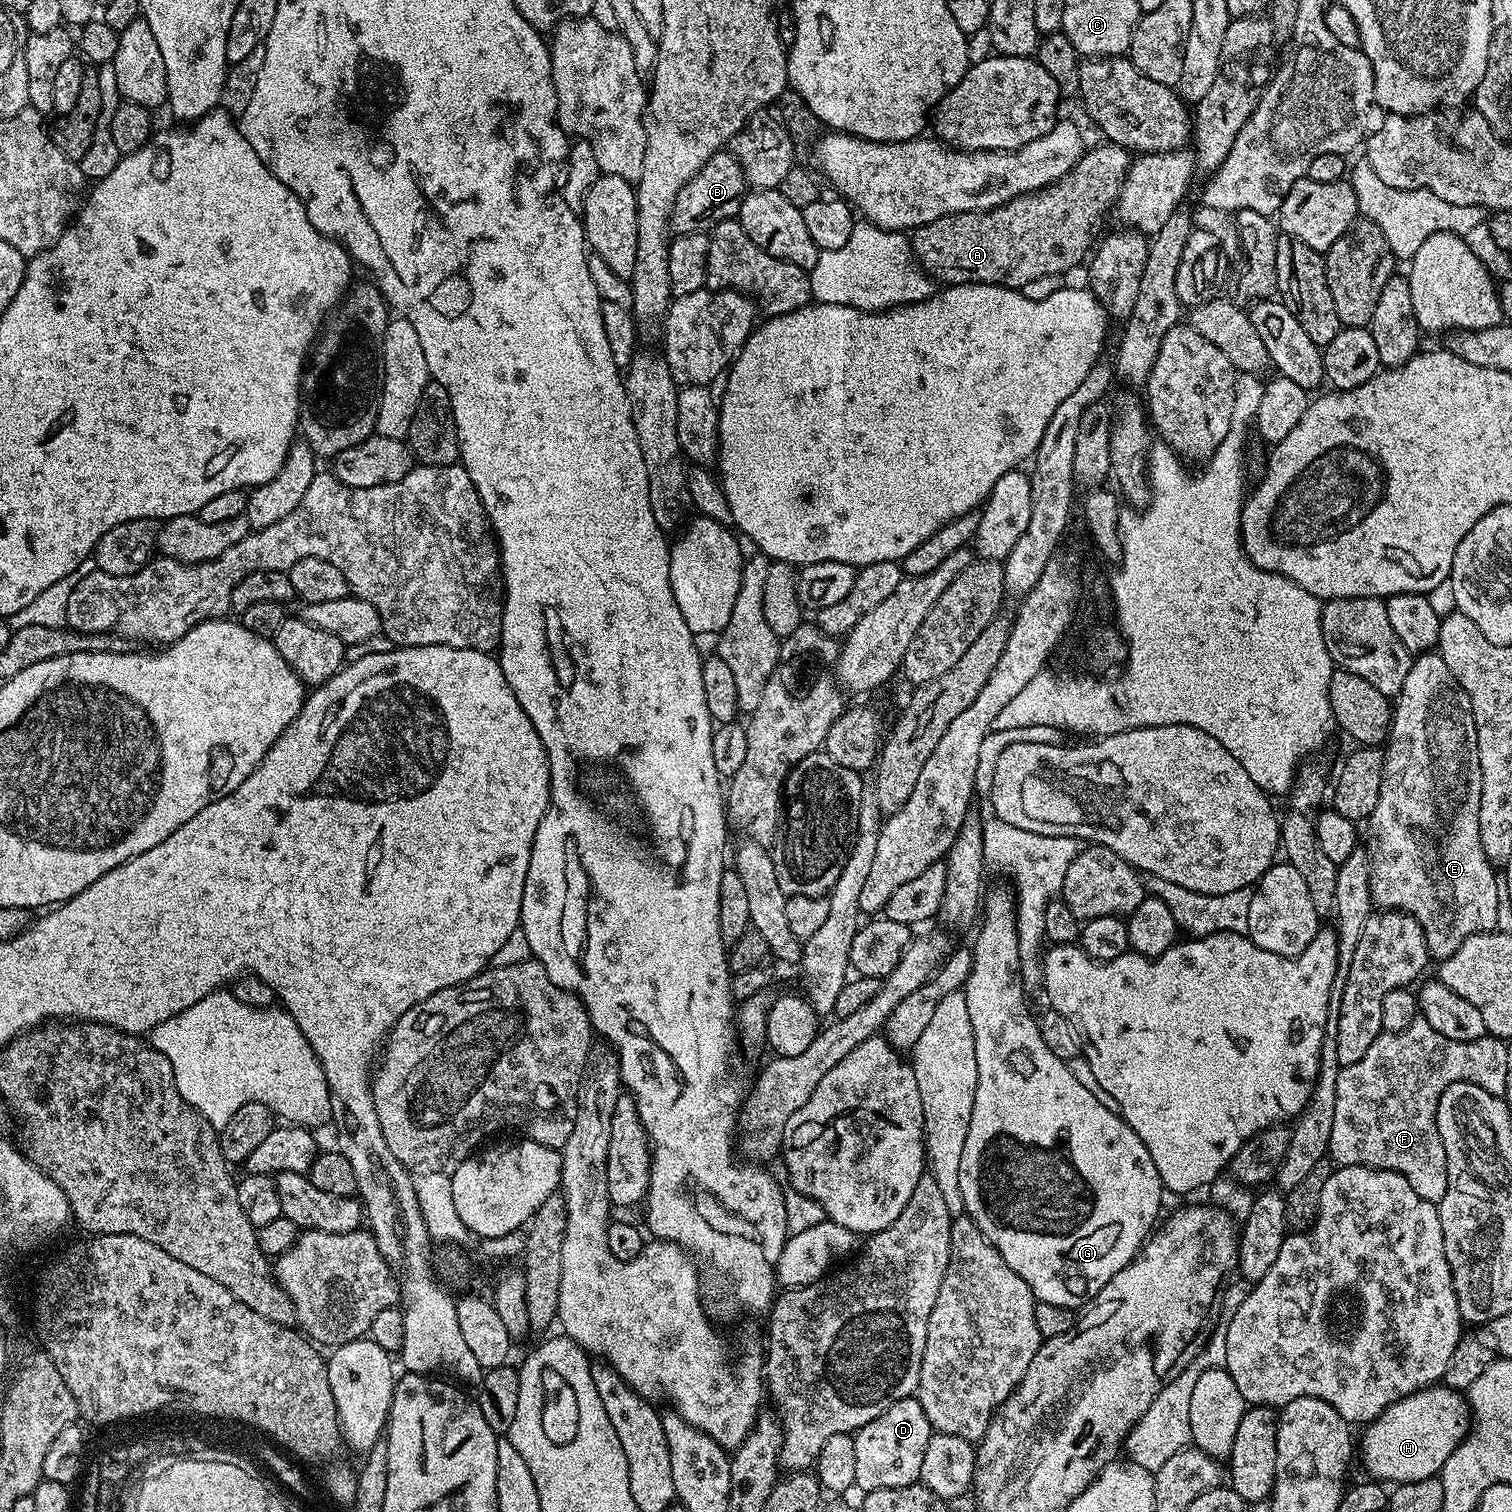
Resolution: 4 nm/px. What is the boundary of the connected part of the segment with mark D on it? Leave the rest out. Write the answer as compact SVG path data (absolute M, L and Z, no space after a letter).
M915 1395L894 1402L874 1422L866 1422L853 1435L855 1451L855 1487L861 1493L886 1490L890 1486L910 1486L917 1483L933 1429Z

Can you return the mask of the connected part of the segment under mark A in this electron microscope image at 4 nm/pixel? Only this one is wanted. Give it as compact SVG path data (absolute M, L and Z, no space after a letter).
M1100 142L1067 176L1041 192L1019 196L989 212L943 216L923 224L911 233L912 252L933 281L941 280L944 286L1001 284L1022 290L1034 278L1063 277L1093 251L1104 219L1120 199L1129 163L1129 149Z

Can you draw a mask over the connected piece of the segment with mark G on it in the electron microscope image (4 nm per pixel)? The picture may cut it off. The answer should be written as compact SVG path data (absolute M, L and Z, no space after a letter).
M996 888L991 892L992 889L982 900L982 923L979 925L979 928L981 927L980 933L976 936L976 945L971 945L970 948L972 953L972 969L968 975L968 981L964 983L962 989L966 998L966 1006L970 1009L970 1026L974 1026L974 1054L978 1058L978 1090L974 1094L974 1110L970 1114L970 1130L966 1130L966 1146L962 1149L962 1166L958 1166L958 1186L962 1190L964 1212L978 1226L978 1230L982 1230L982 1234L986 1234L986 1238L998 1250L998 1254L1002 1254L1002 1258L1006 1258L1006 1266L1010 1266L1010 1270L1014 1270L1014 1274L1018 1274L1018 1278L1022 1278L1022 1282L1026 1282L1026 1286L1030 1286L1030 1290L1036 1295L1037 1301L1050 1302L1054 1306L1066 1306L1067 1308L1076 1310L1081 1306L1087 1305L1098 1294L1098 1290L1102 1290L1102 1286L1106 1286L1106 1282L1110 1282L1110 1278L1114 1278L1114 1274L1118 1274L1118 1270L1122 1270L1136 1259L1136 1253L1144 1247L1150 1233L1157 1227L1158 1219L1156 1220L1156 1215L1160 1212L1160 1192L1162 1193L1160 1175L1154 1166L1154 1158L1150 1158L1150 1150L1146 1150L1146 1146L1142 1144L1142 1138L1138 1138L1138 1134L1134 1134L1132 1127L1124 1121L1124 1117L1119 1112L1108 1110L1094 1094L1086 1090L1085 1086L1082 1086L1069 1070L1069 1061L1058 1058L1058 1054L1054 1054L1053 1050L1046 1046L1046 1042L1043 1041L1037 1017L1035 1015L1032 1017L1030 1010L1032 1008L1029 1001L1025 999L1023 984L1020 981L1019 938L1018 930L1016 929L1017 901L1014 899L1013 893L1011 891L1008 893L1004 888Z

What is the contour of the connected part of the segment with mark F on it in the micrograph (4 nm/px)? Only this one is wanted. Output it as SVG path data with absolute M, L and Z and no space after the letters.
M1423 1018L1416 1019L1413 1024L1401 1032L1381 1032L1380 1037L1370 1046L1370 1050L1366 1050L1366 1054L1362 1054L1362 1058L1358 1058L1358 1062L1343 1065L1338 1074L1337 1097L1334 1101L1334 1124L1333 1130L1330 1133L1328 1146L1331 1159L1340 1166L1366 1166L1367 1168L1385 1168L1391 1172L1397 1172L1407 1178L1410 1184L1414 1186L1414 1190L1418 1190L1418 1194L1422 1198L1439 1202L1446 1194L1448 1175L1446 1174L1446 1150L1444 1149L1444 1143L1438 1134L1438 1126L1436 1125L1438 1102L1442 1098L1442 1094L1446 1088L1454 1082L1470 1082L1471 1084L1482 1086L1482 1090L1486 1090L1490 1094L1504 1096L1506 1093L1506 1072L1510 1067L1508 1047L1509 1045L1505 1041L1487 1034L1474 1042L1454 1042L1450 1038L1438 1034L1438 1030L1434 1030L1434 1026L1430 1026L1430 1022Z

